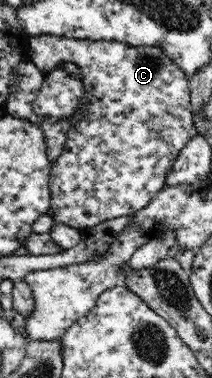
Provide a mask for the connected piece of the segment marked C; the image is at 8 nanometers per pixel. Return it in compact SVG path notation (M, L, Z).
M51 34L29 37L29 56L31 61L40 70L40 77L45 77L47 72L53 69L56 64L66 61L76 65L80 70L80 78L84 85L84 94L82 103L78 106L74 115L70 117L71 130L67 134L66 143L62 154L52 162L51 176L49 178L49 189L51 190L50 216L56 223L64 223L72 228L80 230L90 230L93 226L118 217L128 217L136 214L139 210L145 208L153 200L157 192L166 188L165 184L169 178L169 172L173 169L174 162L177 160L178 153L185 149L188 142L194 137L193 128L194 112L193 100L190 94L188 75L184 69L174 61L173 57L168 55L168 51L162 46L130 46L120 39L98 40L79 40L58 37Z

